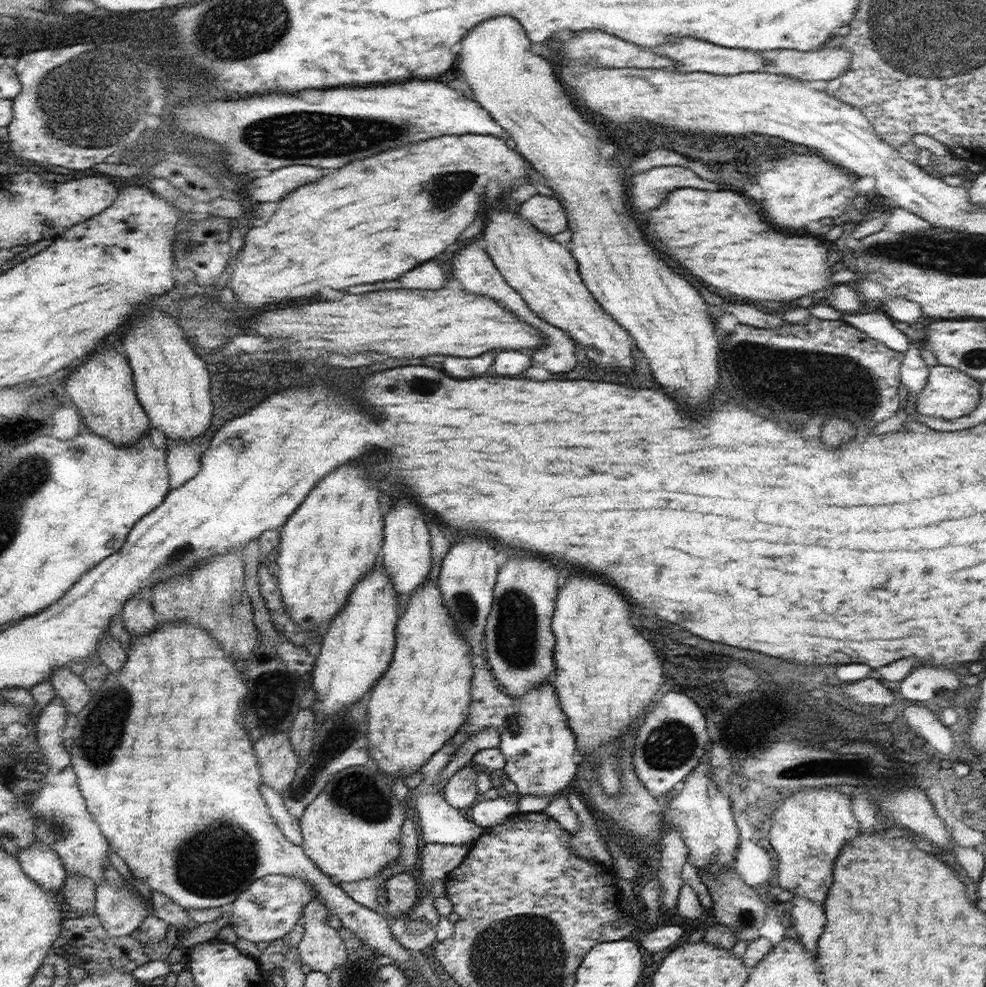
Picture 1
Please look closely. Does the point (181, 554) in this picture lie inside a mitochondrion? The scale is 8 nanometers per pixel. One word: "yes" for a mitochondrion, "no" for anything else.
yes

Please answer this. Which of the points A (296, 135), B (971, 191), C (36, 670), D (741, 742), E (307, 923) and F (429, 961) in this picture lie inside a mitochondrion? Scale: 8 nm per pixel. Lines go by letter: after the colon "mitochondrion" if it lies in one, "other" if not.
A: mitochondrion
B: other
C: other
D: other
E: other
F: other

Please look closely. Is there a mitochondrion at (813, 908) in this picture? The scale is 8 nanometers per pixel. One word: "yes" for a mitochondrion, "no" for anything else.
no

